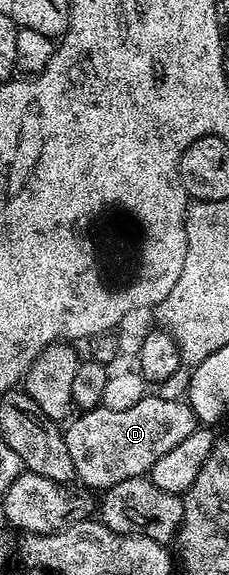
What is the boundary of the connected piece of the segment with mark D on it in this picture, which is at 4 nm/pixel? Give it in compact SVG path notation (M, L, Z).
M143 395L128 405L131 405L128 409L88 409L63 429L78 484L106 491L125 479L150 474L153 463L197 427L195 413L183 399L170 401L160 395Z

